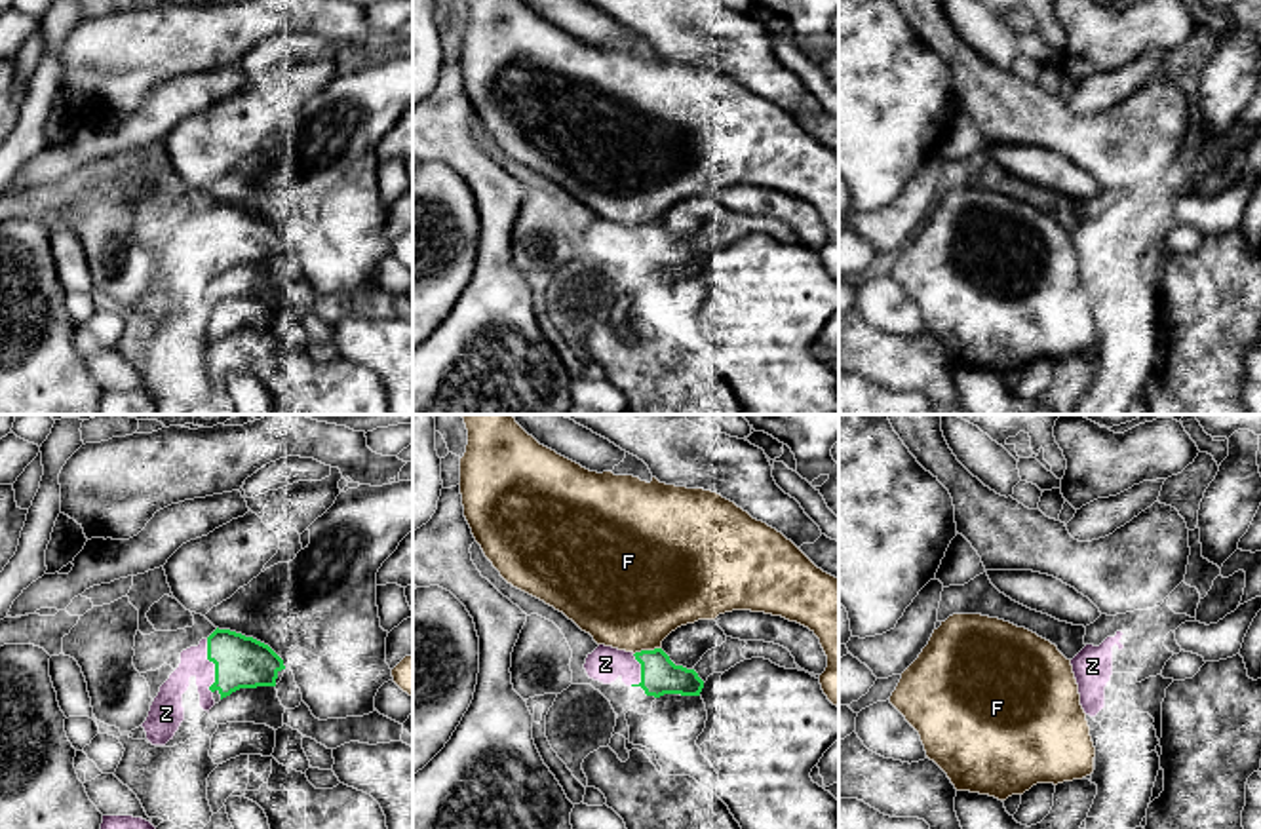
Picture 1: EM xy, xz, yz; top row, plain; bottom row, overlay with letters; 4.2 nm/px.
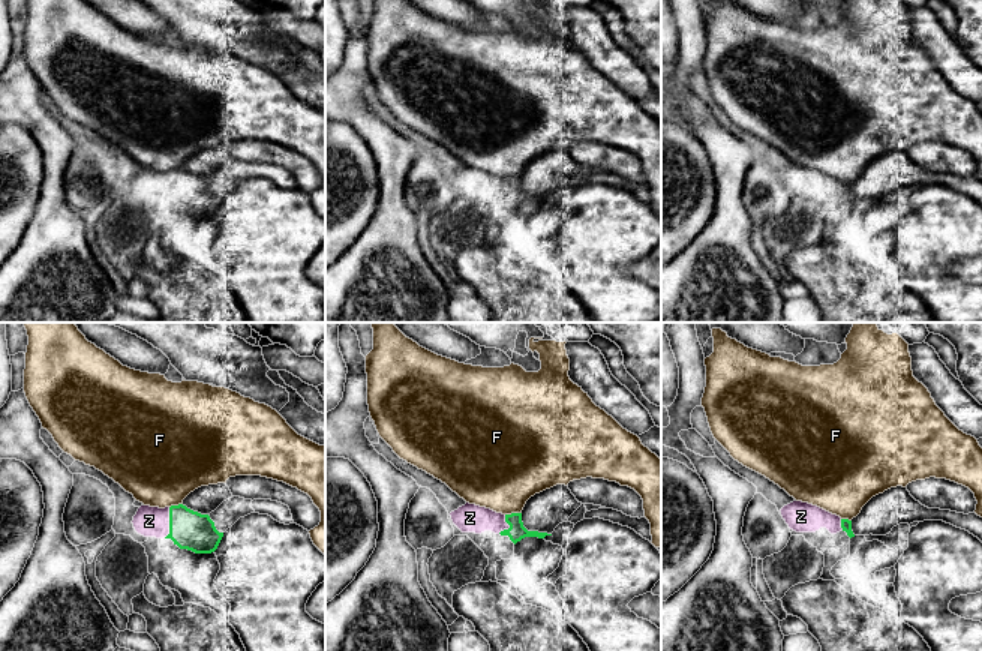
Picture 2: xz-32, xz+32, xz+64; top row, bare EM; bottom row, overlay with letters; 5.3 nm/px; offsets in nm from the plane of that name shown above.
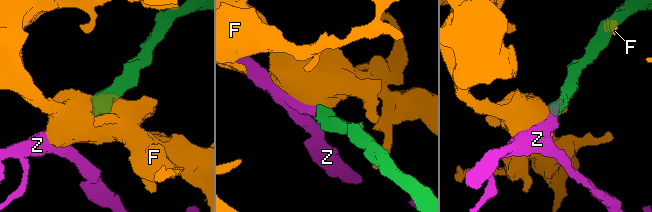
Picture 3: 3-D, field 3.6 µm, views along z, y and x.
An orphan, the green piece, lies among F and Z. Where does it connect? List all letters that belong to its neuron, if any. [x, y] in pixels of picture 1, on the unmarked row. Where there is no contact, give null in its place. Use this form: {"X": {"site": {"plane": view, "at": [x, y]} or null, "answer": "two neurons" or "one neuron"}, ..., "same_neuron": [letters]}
{"F": {"site": {"plane": "xz", "at": [647, 225]}, "answer": "two neurons"}, "Z": {"site": {"plane": "xy", "at": [215, 240]}, "answer": "one neuron"}, "same_neuron": ["Z"]}

